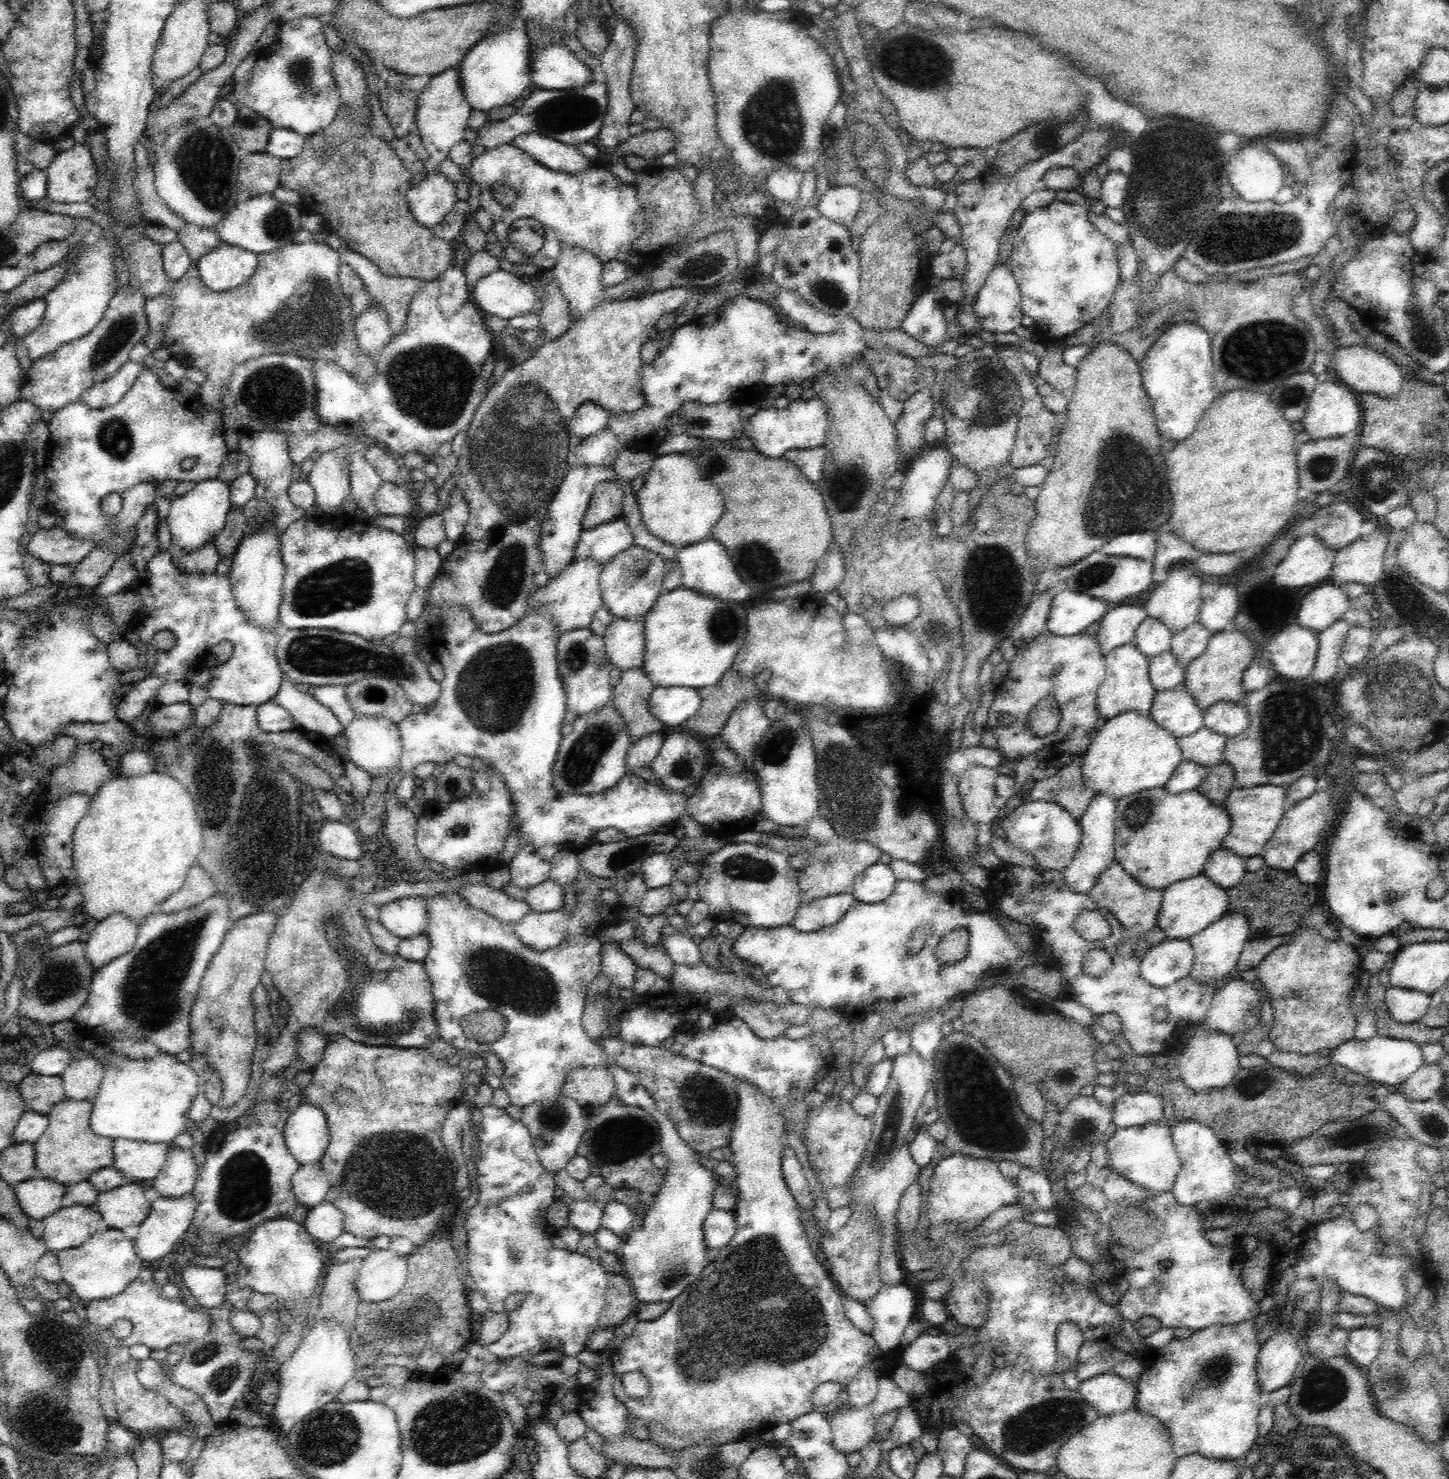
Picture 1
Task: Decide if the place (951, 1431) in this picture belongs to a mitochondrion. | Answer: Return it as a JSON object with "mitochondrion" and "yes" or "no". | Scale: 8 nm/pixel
{"mitochondrion":"no"}

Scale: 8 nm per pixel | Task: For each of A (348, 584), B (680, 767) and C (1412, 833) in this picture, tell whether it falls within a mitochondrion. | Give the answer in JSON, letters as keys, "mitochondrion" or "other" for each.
{"A":"mitochondrion","B":"mitochondrion","C":"other"}

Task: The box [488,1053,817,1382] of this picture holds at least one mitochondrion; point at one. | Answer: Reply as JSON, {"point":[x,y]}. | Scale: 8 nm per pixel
{"point":[705,1094]}

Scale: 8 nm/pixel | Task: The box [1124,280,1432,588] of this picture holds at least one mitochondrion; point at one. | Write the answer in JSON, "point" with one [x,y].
{"point":[1246,346]}

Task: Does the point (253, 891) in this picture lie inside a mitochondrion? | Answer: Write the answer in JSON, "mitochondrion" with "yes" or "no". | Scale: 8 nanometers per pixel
{"mitochondrion":"no"}

